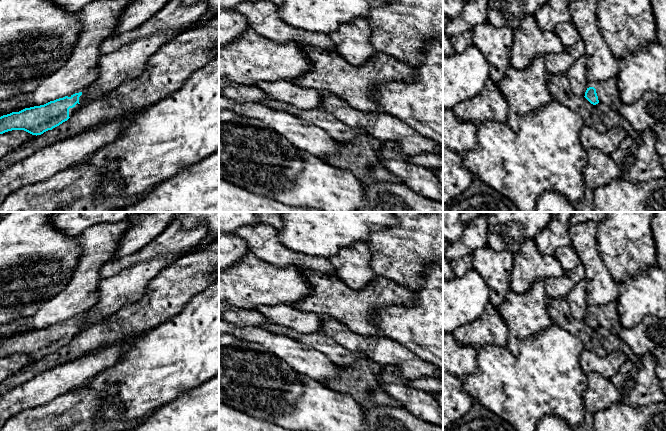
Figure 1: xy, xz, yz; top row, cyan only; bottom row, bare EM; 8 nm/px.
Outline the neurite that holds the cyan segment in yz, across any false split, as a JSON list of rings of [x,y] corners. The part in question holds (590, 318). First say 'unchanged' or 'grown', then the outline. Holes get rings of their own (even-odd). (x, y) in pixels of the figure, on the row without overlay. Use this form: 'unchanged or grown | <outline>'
grown | [[[616,301],[607,305],[589,305],[584,321],[593,329],[602,326],[615,335],[619,335],[623,328],[619,320]]]

